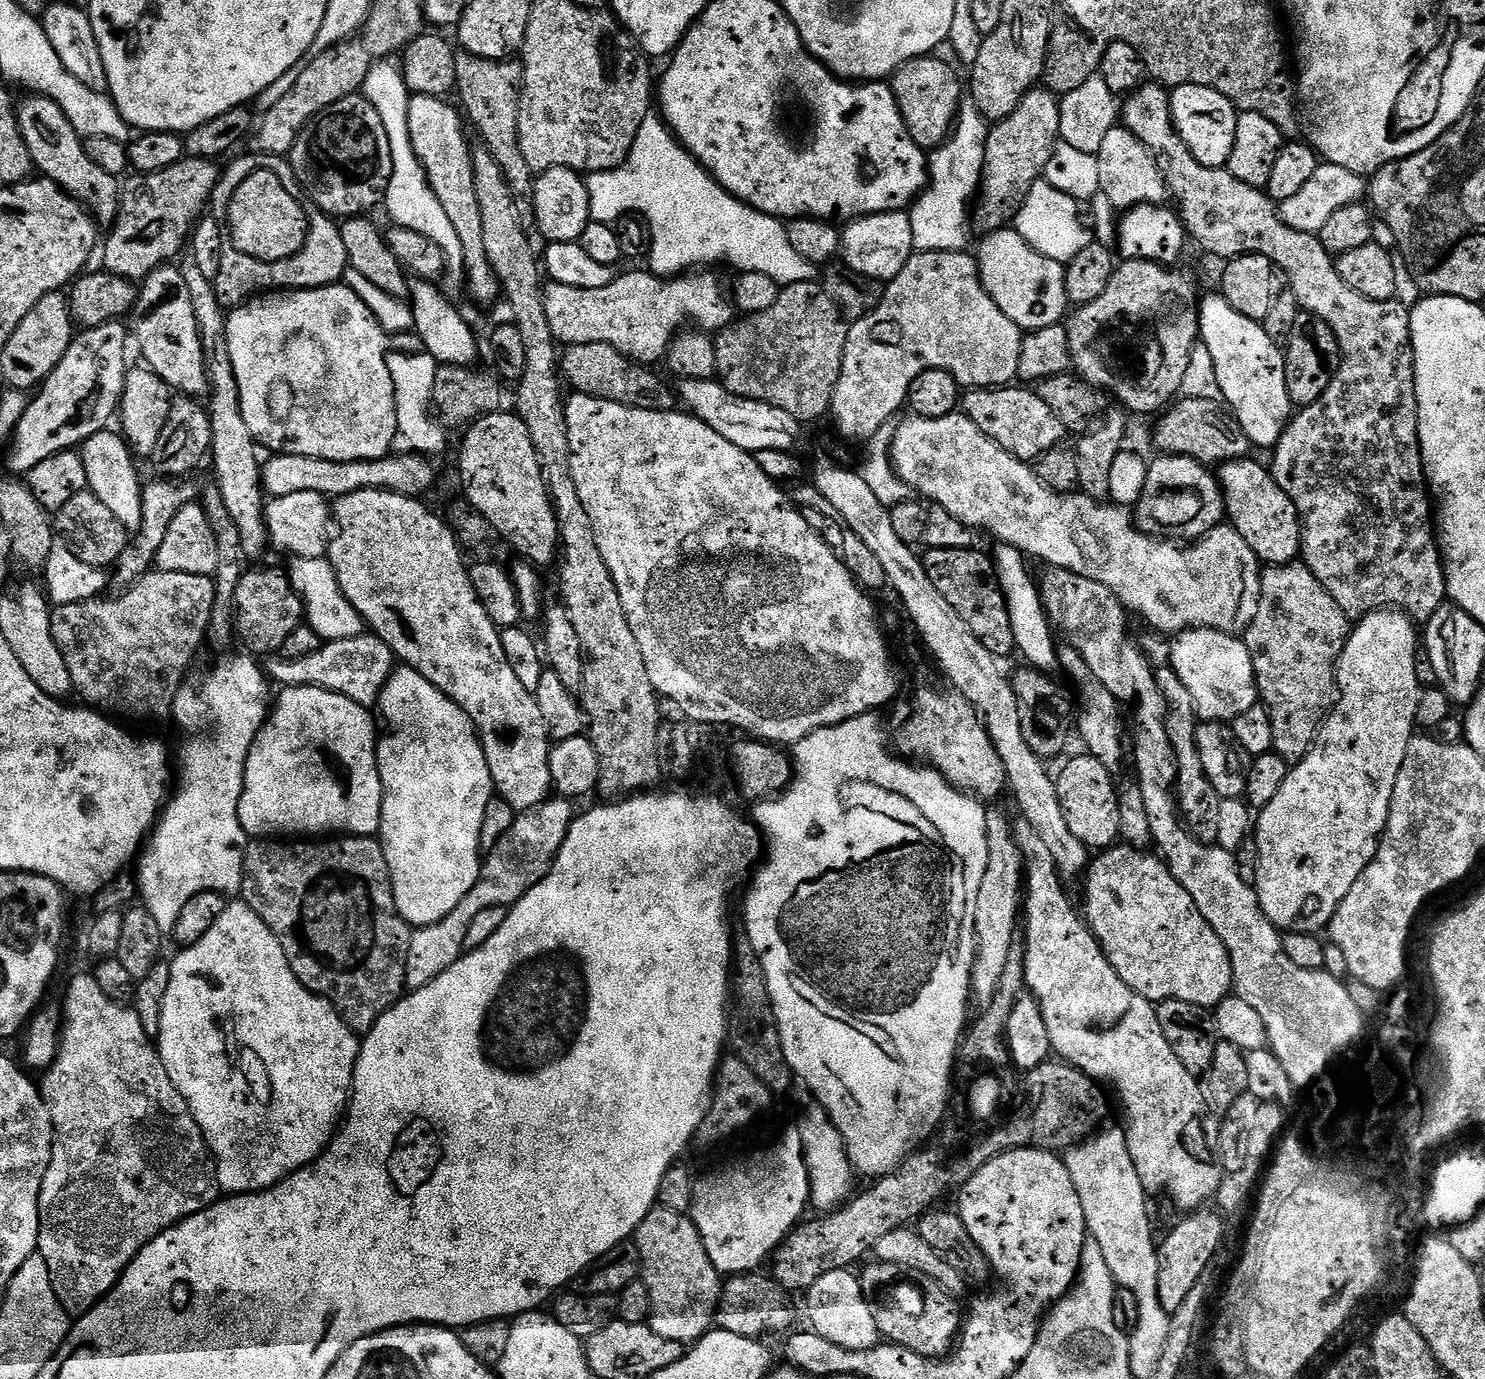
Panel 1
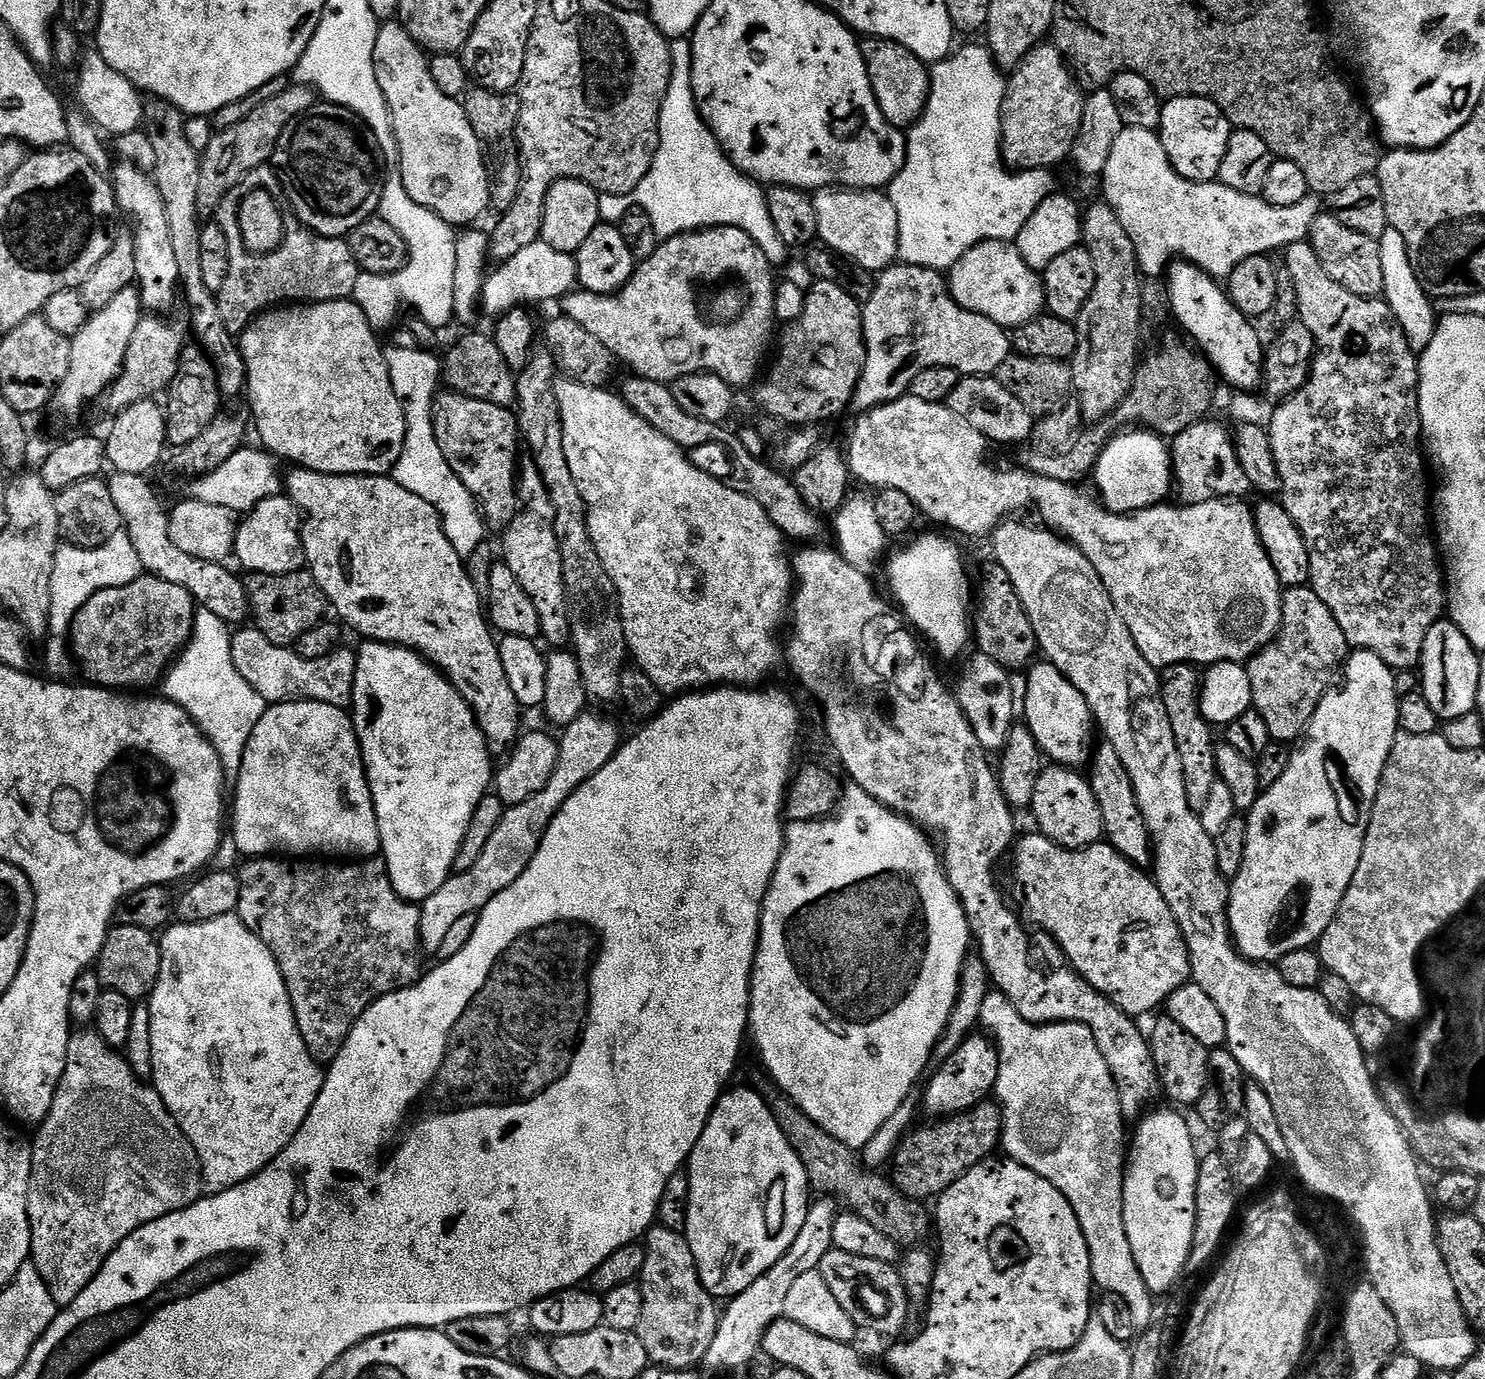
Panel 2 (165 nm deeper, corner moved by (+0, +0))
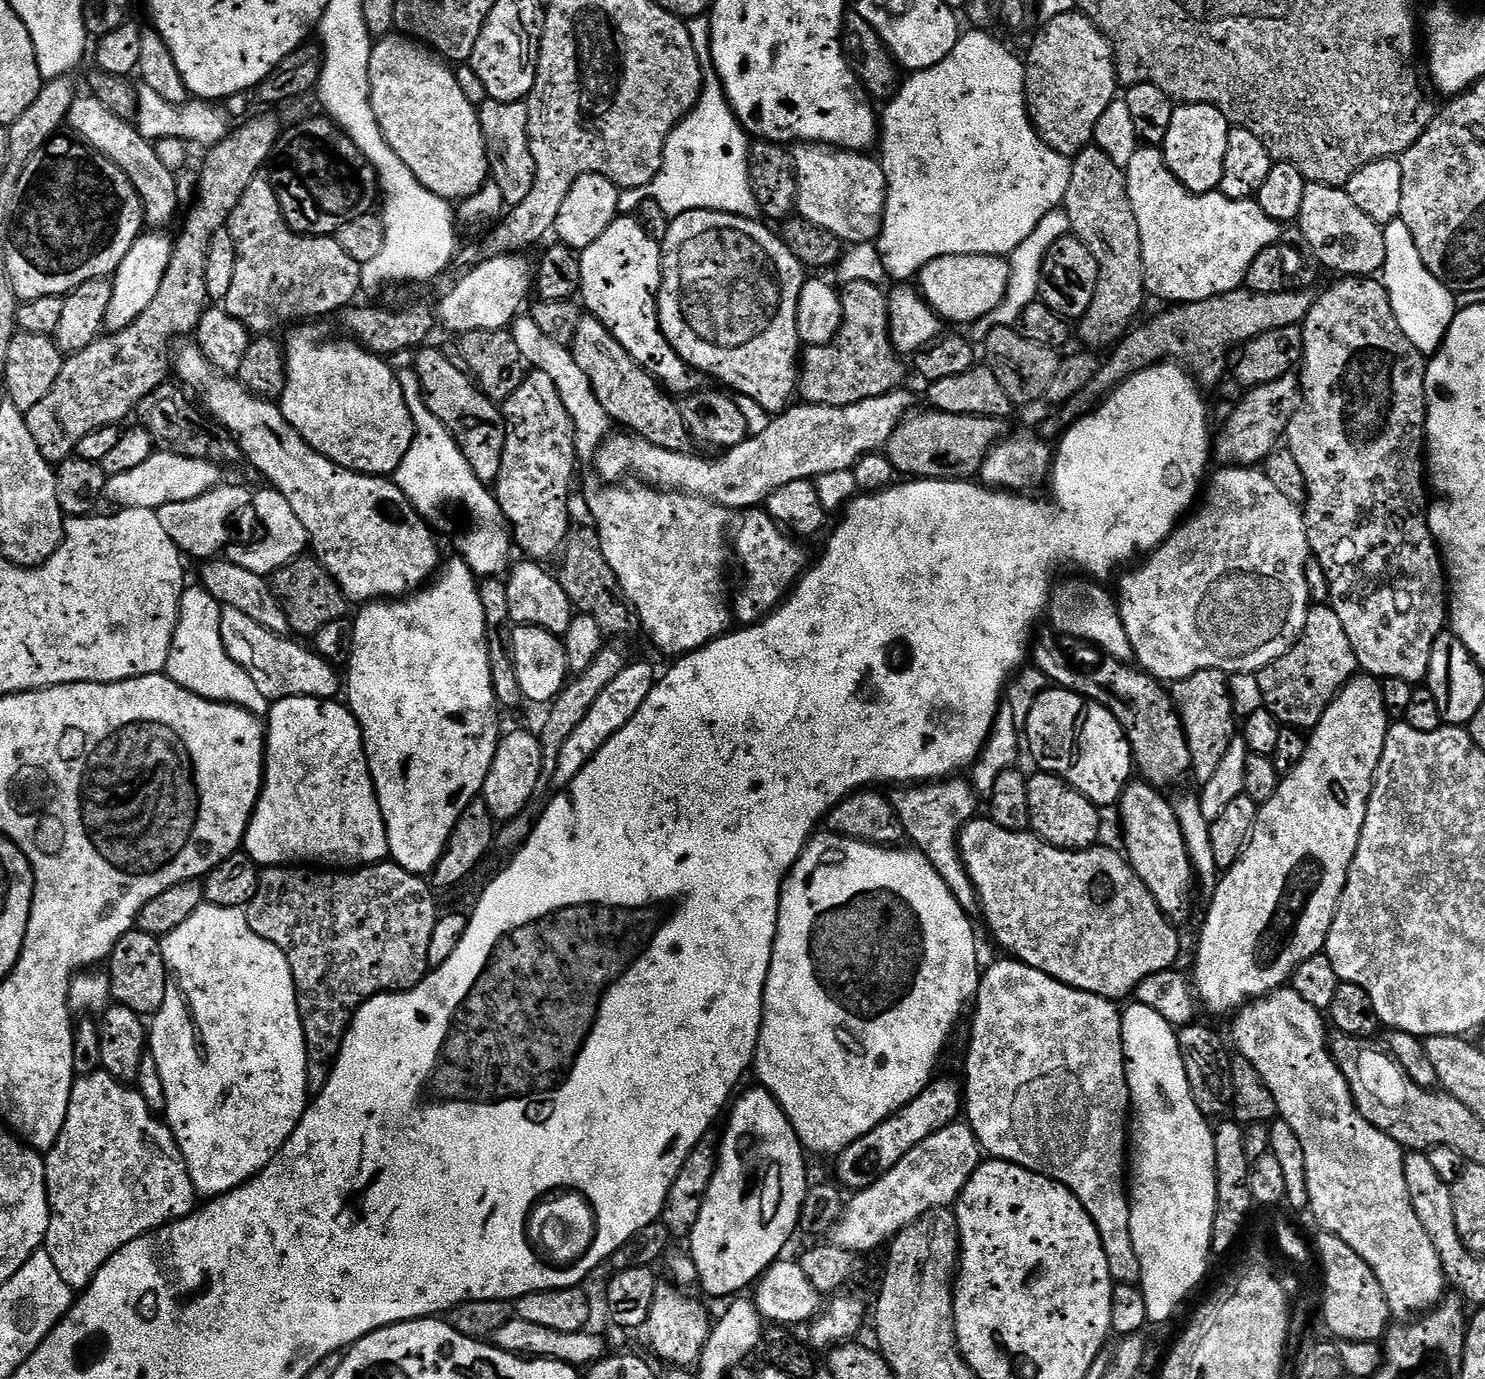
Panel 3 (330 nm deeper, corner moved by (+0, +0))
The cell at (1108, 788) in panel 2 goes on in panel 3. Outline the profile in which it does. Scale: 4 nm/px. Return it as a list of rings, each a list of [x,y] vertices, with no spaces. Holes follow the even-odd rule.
[[[1147,782],[1136,783],[1129,783],[1124,789],[1118,805],[1120,824],[1124,827],[1123,851],[1165,916],[1173,924],[1183,926],[1192,916],[1192,887],[1198,884],[1198,873],[1192,867],[1188,843],[1184,840],[1173,801],[1168,801],[1161,789]]]

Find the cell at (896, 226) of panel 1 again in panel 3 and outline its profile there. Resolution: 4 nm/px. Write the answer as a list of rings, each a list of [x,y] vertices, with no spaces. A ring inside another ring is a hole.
[[[804,142],[797,148],[800,149],[792,152],[792,165],[796,168],[796,208],[799,215],[814,222],[814,226],[822,226],[822,230],[830,230],[830,234],[843,240],[845,245],[873,243],[884,225],[884,203],[888,197],[883,163],[879,159],[871,160],[871,155],[834,148],[831,144]]]

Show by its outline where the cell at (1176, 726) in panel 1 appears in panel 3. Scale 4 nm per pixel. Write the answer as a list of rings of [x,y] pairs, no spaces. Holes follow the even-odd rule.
[[[1198,670],[1171,685],[1170,695],[1186,734],[1192,755],[1192,772],[1200,782],[1209,780],[1218,770],[1230,742],[1238,736],[1238,717],[1232,708],[1232,686],[1229,673],[1222,670]]]

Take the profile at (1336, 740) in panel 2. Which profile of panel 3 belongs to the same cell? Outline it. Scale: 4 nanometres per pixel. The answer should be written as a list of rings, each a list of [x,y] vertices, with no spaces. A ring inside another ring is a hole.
[[[1357,674],[1340,690],[1339,696],[1332,701],[1326,714],[1311,729],[1308,736],[1306,754],[1302,754],[1302,762],[1294,766],[1292,772],[1281,779],[1278,790],[1270,802],[1260,805],[1260,812],[1256,815],[1256,825],[1252,831],[1252,838],[1248,847],[1240,855],[1236,865],[1227,869],[1212,896],[1212,905],[1208,908],[1208,917],[1204,920],[1204,929],[1200,932],[1200,945],[1196,948],[1196,976],[1194,975],[1194,991],[1199,1003],[1204,1004],[1212,1012],[1235,1013],[1249,1002],[1262,996],[1271,994],[1277,988],[1283,988],[1291,981],[1293,974],[1306,958],[1314,958],[1324,952],[1324,944],[1328,941],[1330,926],[1336,917],[1336,907],[1342,898],[1342,890],[1346,886],[1348,871],[1352,865],[1354,854],[1358,850],[1358,842],[1362,834],[1362,826],[1366,822],[1368,799],[1372,793],[1372,779],[1376,777],[1378,762],[1382,758],[1382,746],[1386,746],[1386,734],[1390,727],[1390,717],[1384,701],[1384,685],[1375,676]]]

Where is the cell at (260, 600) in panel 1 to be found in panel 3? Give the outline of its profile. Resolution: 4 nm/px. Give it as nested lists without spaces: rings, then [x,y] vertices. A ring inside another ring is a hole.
[[[297,558],[273,572],[270,577],[272,593],[278,598],[282,610],[286,610],[289,629],[297,637],[315,637],[326,622],[345,619],[349,615],[350,601],[344,591],[334,582],[334,578],[315,558]]]

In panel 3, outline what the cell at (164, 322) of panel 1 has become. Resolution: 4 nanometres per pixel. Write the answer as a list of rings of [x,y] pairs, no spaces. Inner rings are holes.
[[[91,94],[77,95],[74,106],[70,106],[68,111],[66,124],[79,139],[95,152],[100,152],[110,162],[114,162],[114,166],[118,166],[122,174],[130,178],[140,199],[140,205],[144,207],[145,225],[156,230],[163,229],[164,223],[175,214],[176,207],[180,204],[180,196],[176,193],[177,173],[168,170],[165,163],[158,158],[155,143],[142,138],[132,120],[118,118],[118,114],[110,110],[107,102]]]

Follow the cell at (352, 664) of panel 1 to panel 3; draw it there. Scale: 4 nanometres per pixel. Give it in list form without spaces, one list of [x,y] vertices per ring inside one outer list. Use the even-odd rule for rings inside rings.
[[[221,607],[222,642],[226,646],[226,654],[254,678],[259,692],[270,702],[282,698],[305,696],[319,700],[331,700],[342,692],[342,676],[329,660],[323,660],[311,647],[303,648],[292,638],[285,638],[258,626],[254,618],[242,614],[242,610]]]

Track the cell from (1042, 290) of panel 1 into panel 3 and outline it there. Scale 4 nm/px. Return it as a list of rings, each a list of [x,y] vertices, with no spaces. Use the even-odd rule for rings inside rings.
[[[947,256],[946,258],[934,258],[918,273],[918,287],[920,295],[935,310],[941,321],[953,320],[956,324],[971,326],[984,315],[990,314],[1006,298],[1007,287],[1010,286],[1010,270],[1009,261],[1002,256]]]

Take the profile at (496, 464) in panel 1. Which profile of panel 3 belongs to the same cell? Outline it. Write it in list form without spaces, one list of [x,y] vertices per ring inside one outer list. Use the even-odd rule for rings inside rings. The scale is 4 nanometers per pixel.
[[[424,346],[415,353],[414,371],[422,386],[427,415],[441,424],[443,431],[456,439],[462,454],[481,473],[491,473],[500,466],[500,455],[506,442],[504,413],[497,401],[485,396],[476,387],[471,375],[459,363],[451,364],[444,352],[433,346]]]

